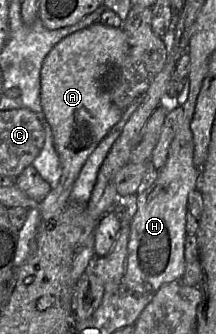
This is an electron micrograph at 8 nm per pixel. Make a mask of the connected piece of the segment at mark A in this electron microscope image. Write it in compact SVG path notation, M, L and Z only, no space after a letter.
M95 22L74 32L58 42L43 61L40 75L40 100L44 115L51 126L55 149L58 153L62 175L58 185L48 193L38 209L44 221L57 219L70 203L70 193L76 178L91 153L121 120L123 110L110 98L104 88L104 79L110 69L123 64L129 54L126 34L121 28Z

